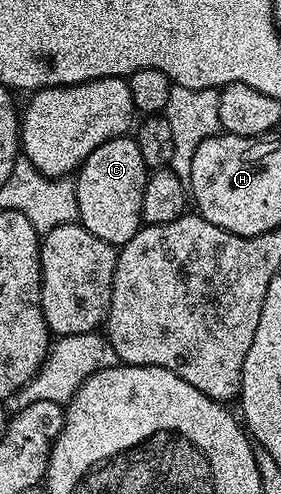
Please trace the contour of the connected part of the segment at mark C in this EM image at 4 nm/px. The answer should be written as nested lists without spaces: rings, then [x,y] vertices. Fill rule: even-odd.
[[[120,137],[97,145],[74,176],[78,222],[89,229],[93,237],[101,237],[101,241],[116,245],[128,243],[143,223],[141,197],[145,197],[148,174],[149,169],[145,161],[141,161],[141,149],[137,149],[134,138]]]

